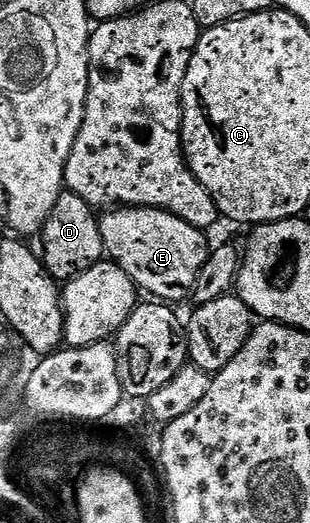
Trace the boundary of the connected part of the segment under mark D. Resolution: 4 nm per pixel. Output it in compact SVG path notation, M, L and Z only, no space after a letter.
M63 192L55 202L51 216L47 216L44 226L41 227L39 241L39 254L44 261L45 270L61 284L77 278L87 272L87 268L106 257L101 223L94 207L89 206L87 200L68 192Z

